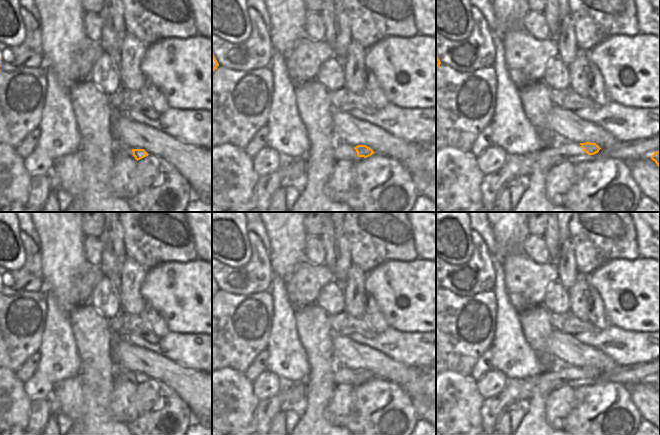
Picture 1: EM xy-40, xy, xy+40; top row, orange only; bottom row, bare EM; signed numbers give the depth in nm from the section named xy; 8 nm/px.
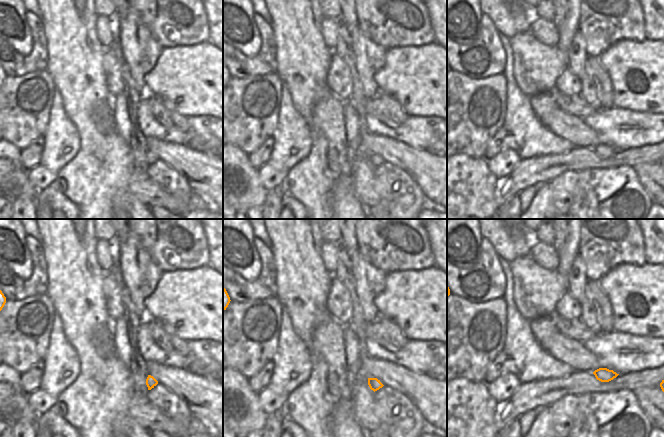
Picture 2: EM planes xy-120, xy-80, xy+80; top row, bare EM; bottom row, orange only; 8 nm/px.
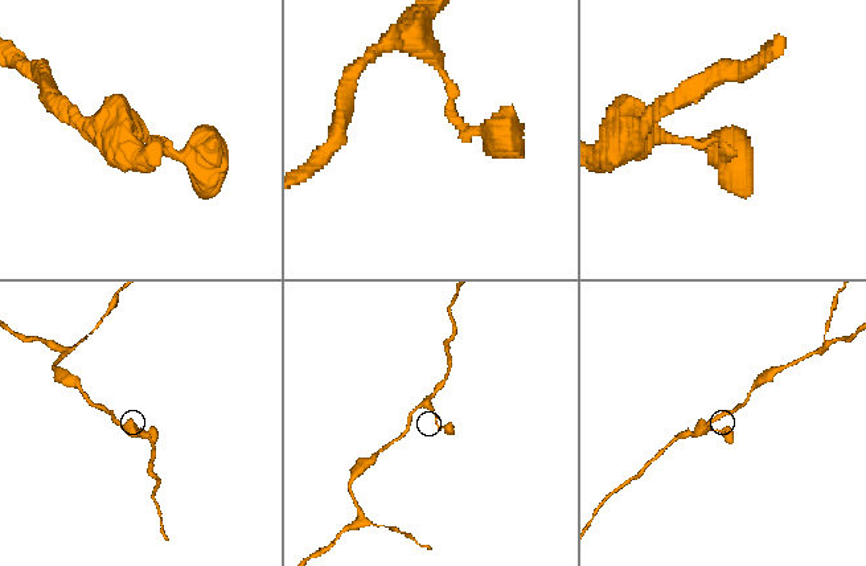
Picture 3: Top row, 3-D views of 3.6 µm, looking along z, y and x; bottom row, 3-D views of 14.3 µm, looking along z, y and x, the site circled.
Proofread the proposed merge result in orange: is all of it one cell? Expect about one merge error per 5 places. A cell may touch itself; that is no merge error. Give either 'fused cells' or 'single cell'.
single cell

